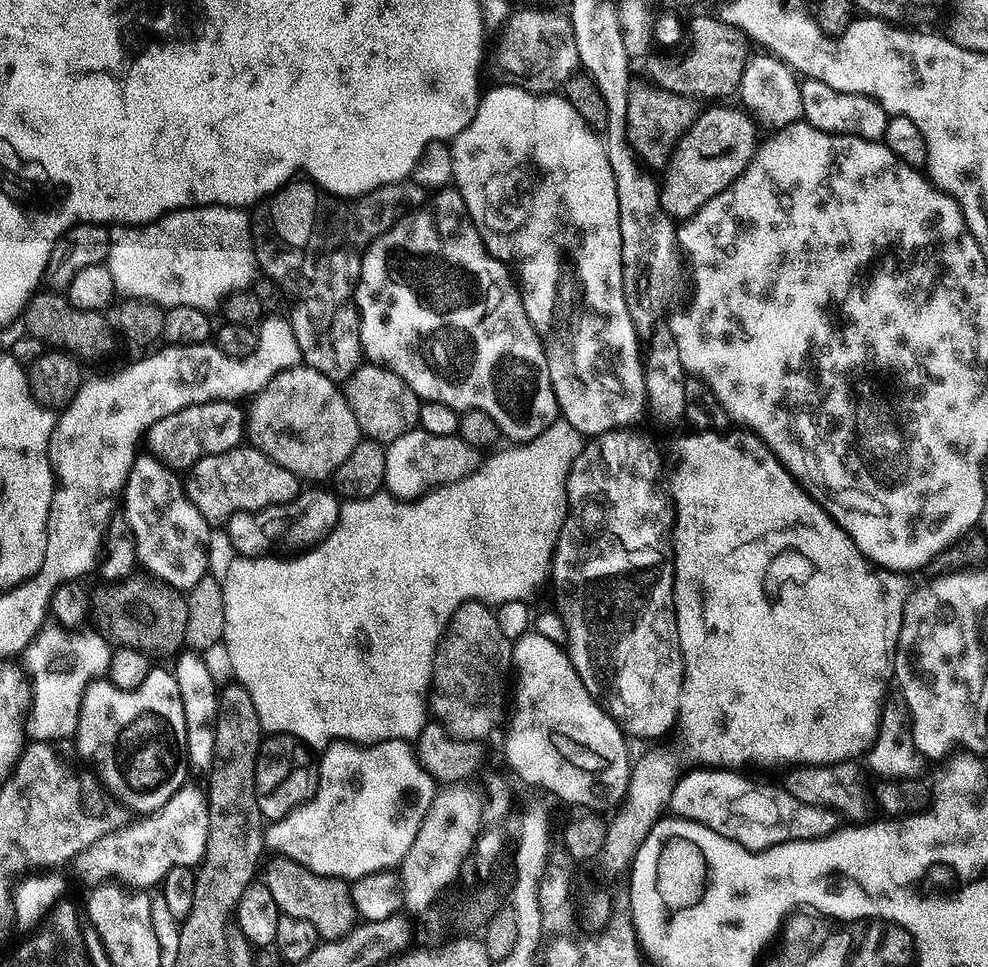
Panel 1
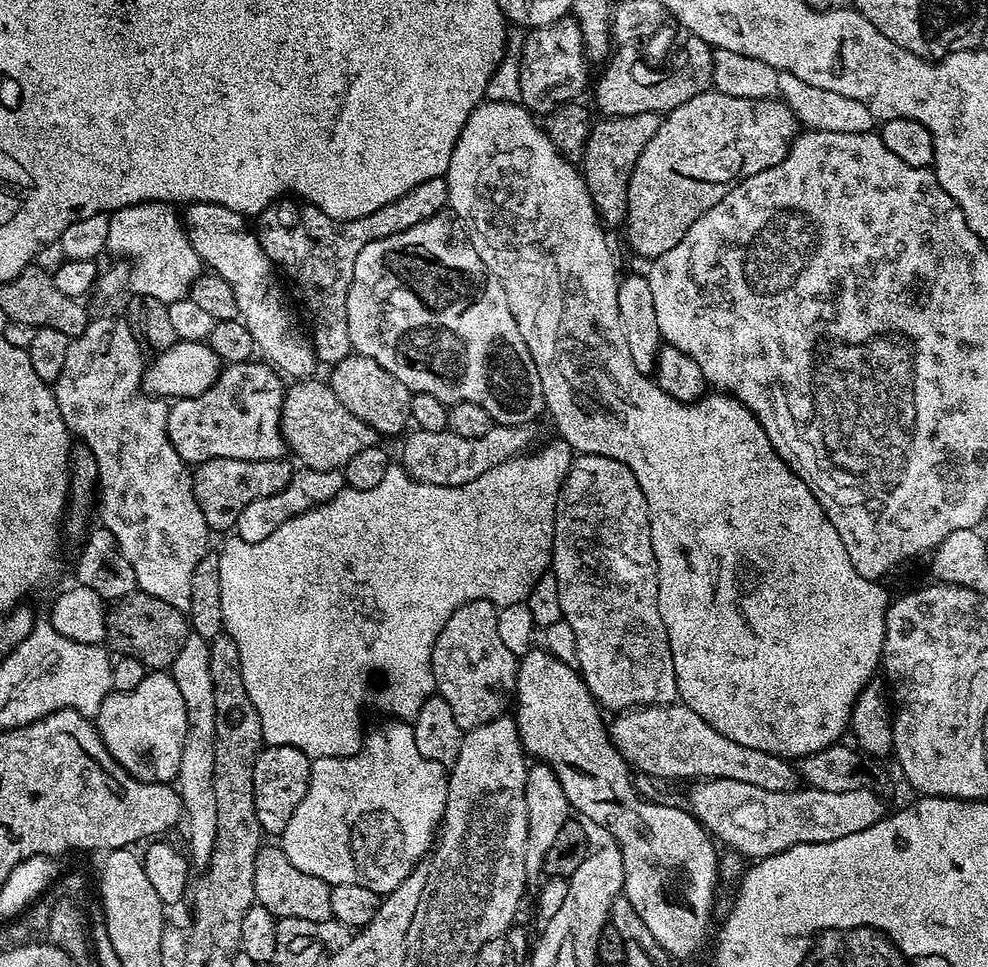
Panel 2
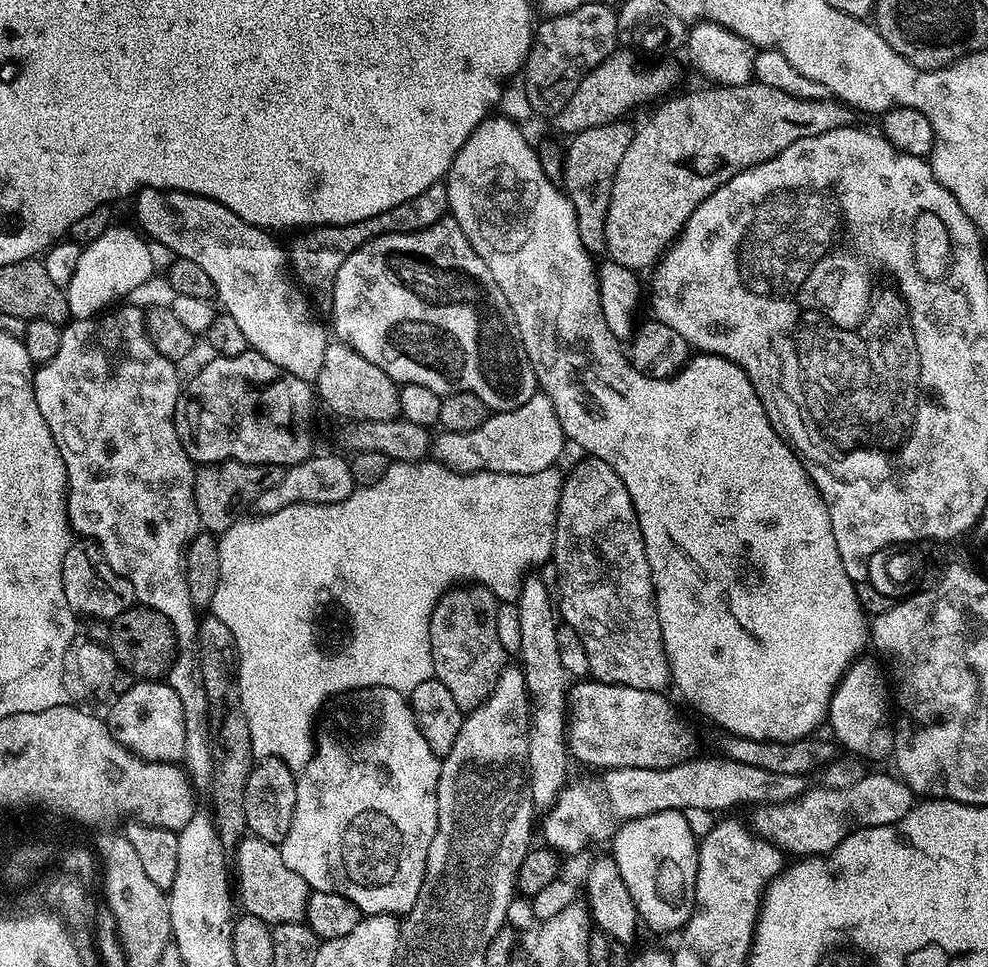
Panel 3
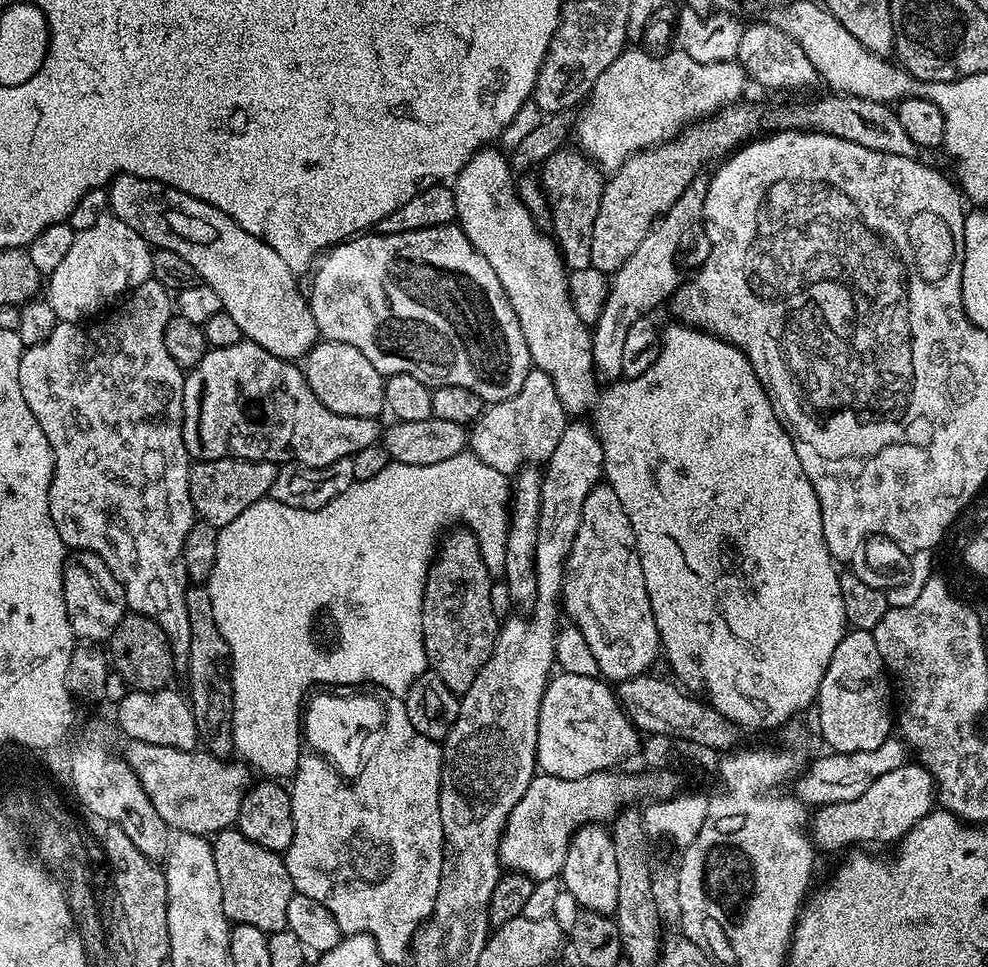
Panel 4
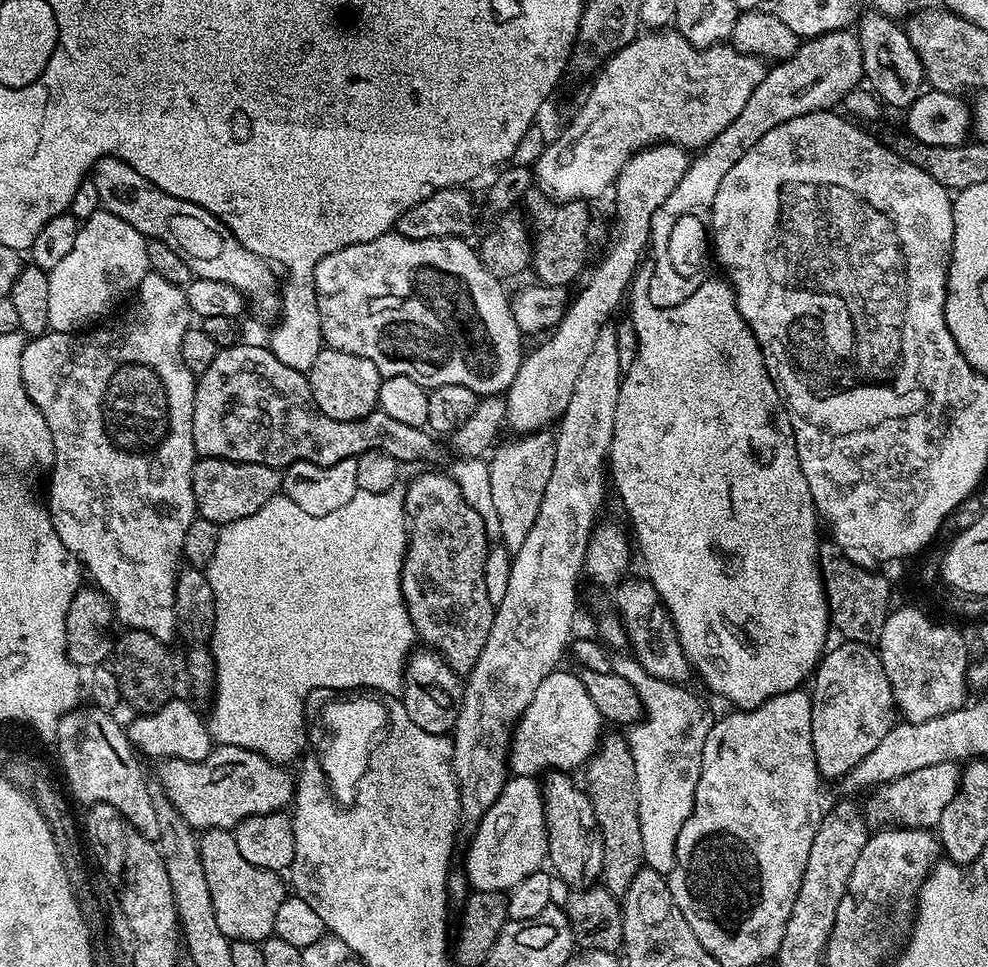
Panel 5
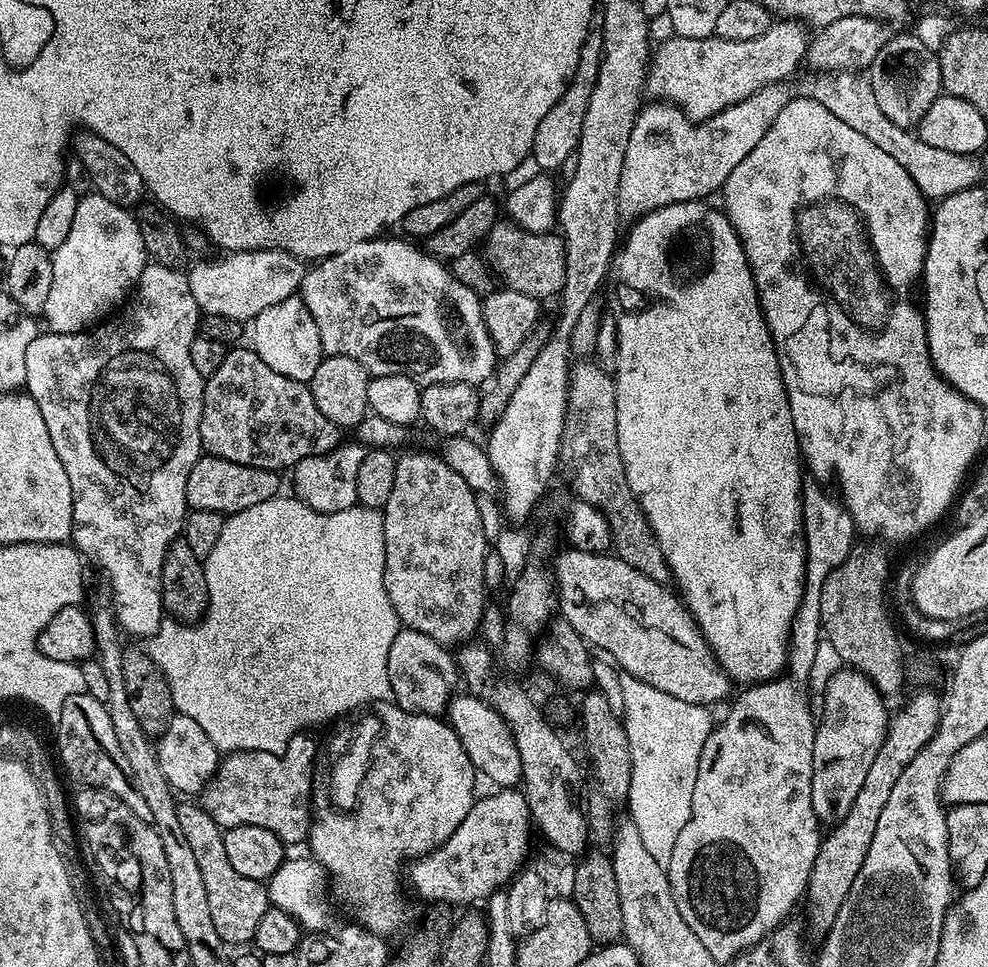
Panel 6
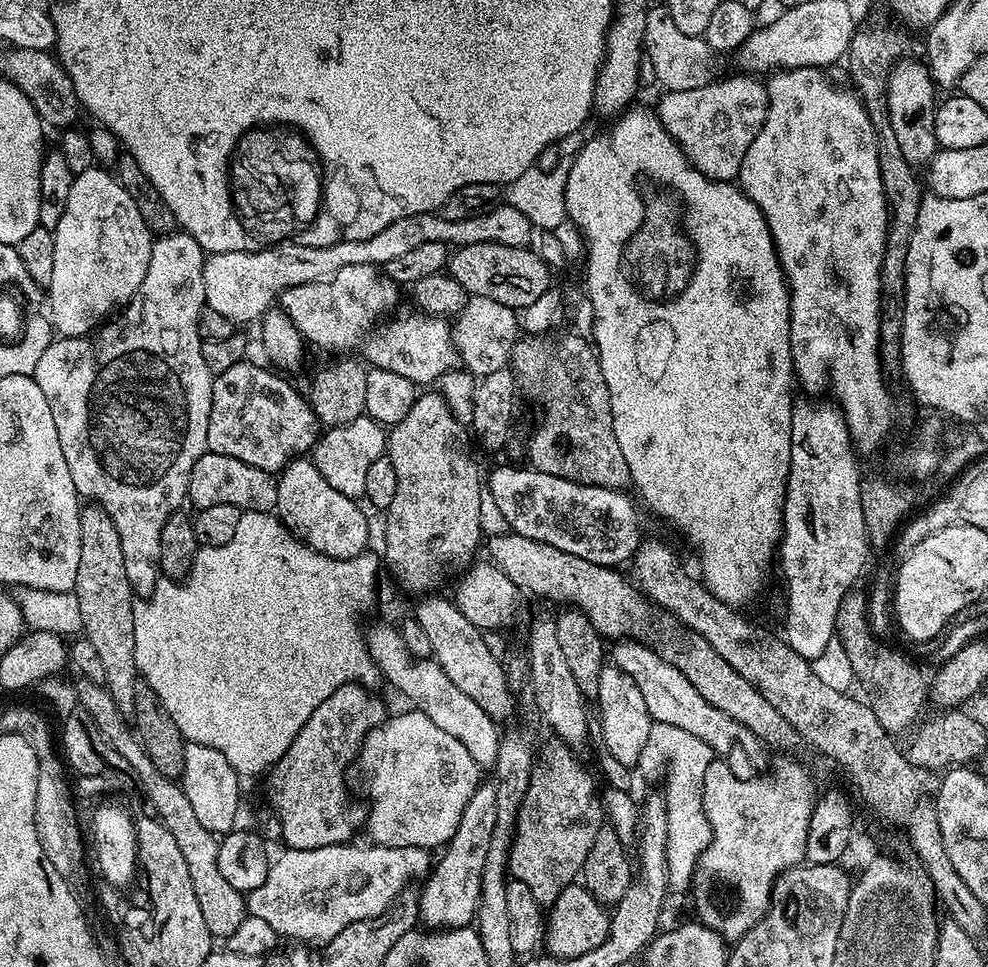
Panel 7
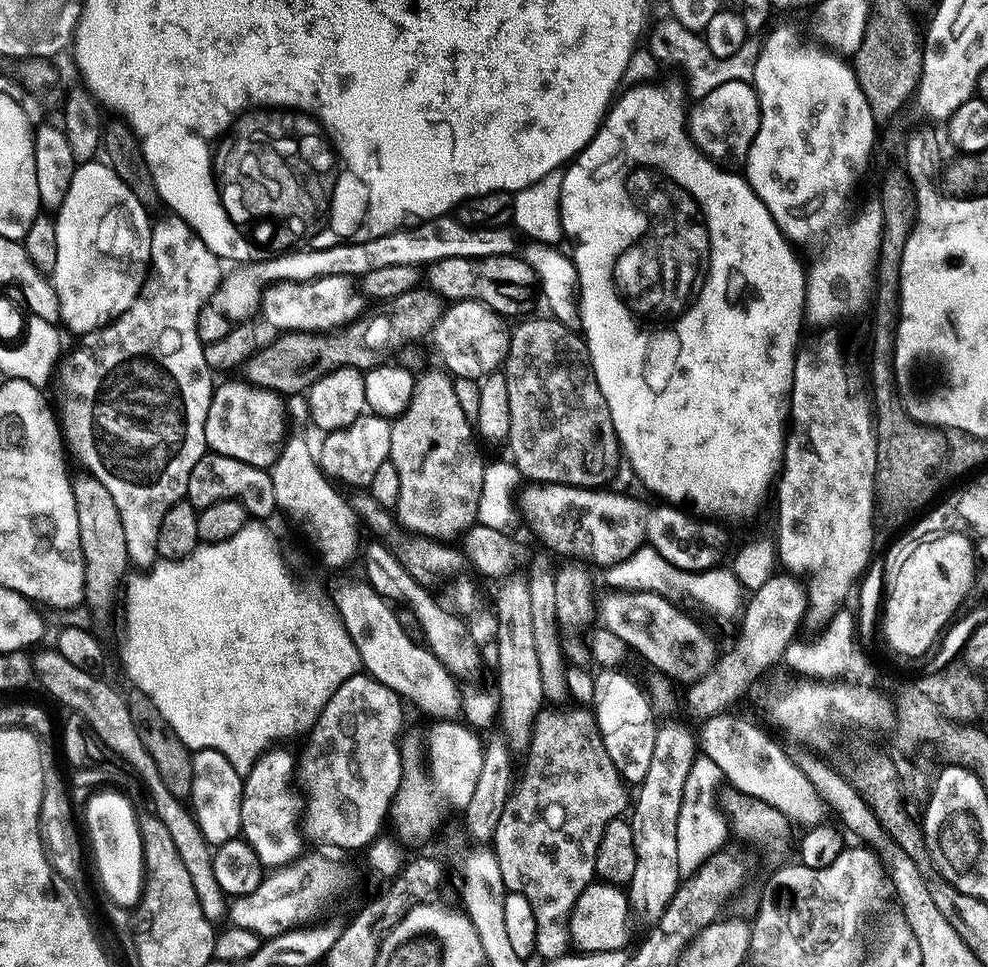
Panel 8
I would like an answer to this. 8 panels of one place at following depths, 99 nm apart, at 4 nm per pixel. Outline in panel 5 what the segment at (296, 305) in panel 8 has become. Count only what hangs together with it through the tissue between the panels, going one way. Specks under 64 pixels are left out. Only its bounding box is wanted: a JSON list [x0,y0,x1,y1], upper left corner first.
[314,230,522,398]

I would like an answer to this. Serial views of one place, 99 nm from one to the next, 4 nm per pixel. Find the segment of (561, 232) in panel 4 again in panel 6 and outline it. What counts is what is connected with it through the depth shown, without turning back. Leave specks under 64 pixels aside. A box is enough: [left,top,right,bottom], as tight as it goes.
[482,226,566,301]

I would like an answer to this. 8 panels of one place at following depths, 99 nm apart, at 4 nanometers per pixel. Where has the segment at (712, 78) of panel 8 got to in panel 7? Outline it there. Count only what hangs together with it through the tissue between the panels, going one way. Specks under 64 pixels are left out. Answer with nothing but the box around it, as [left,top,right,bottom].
[644,4,714,91]

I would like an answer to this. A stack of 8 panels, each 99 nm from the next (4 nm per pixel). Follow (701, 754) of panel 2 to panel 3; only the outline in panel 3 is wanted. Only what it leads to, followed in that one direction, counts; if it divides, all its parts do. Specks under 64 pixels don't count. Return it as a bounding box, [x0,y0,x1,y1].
[566,678,693,770]

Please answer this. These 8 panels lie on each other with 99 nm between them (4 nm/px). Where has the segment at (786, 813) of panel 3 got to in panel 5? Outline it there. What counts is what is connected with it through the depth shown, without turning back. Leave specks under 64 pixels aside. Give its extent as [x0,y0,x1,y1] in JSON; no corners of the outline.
[863,762,961,829]

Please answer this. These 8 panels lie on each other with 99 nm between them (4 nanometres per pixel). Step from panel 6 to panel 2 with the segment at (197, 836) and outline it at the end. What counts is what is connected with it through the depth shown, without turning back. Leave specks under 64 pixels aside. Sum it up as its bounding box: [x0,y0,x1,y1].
[254,846,331,922]

